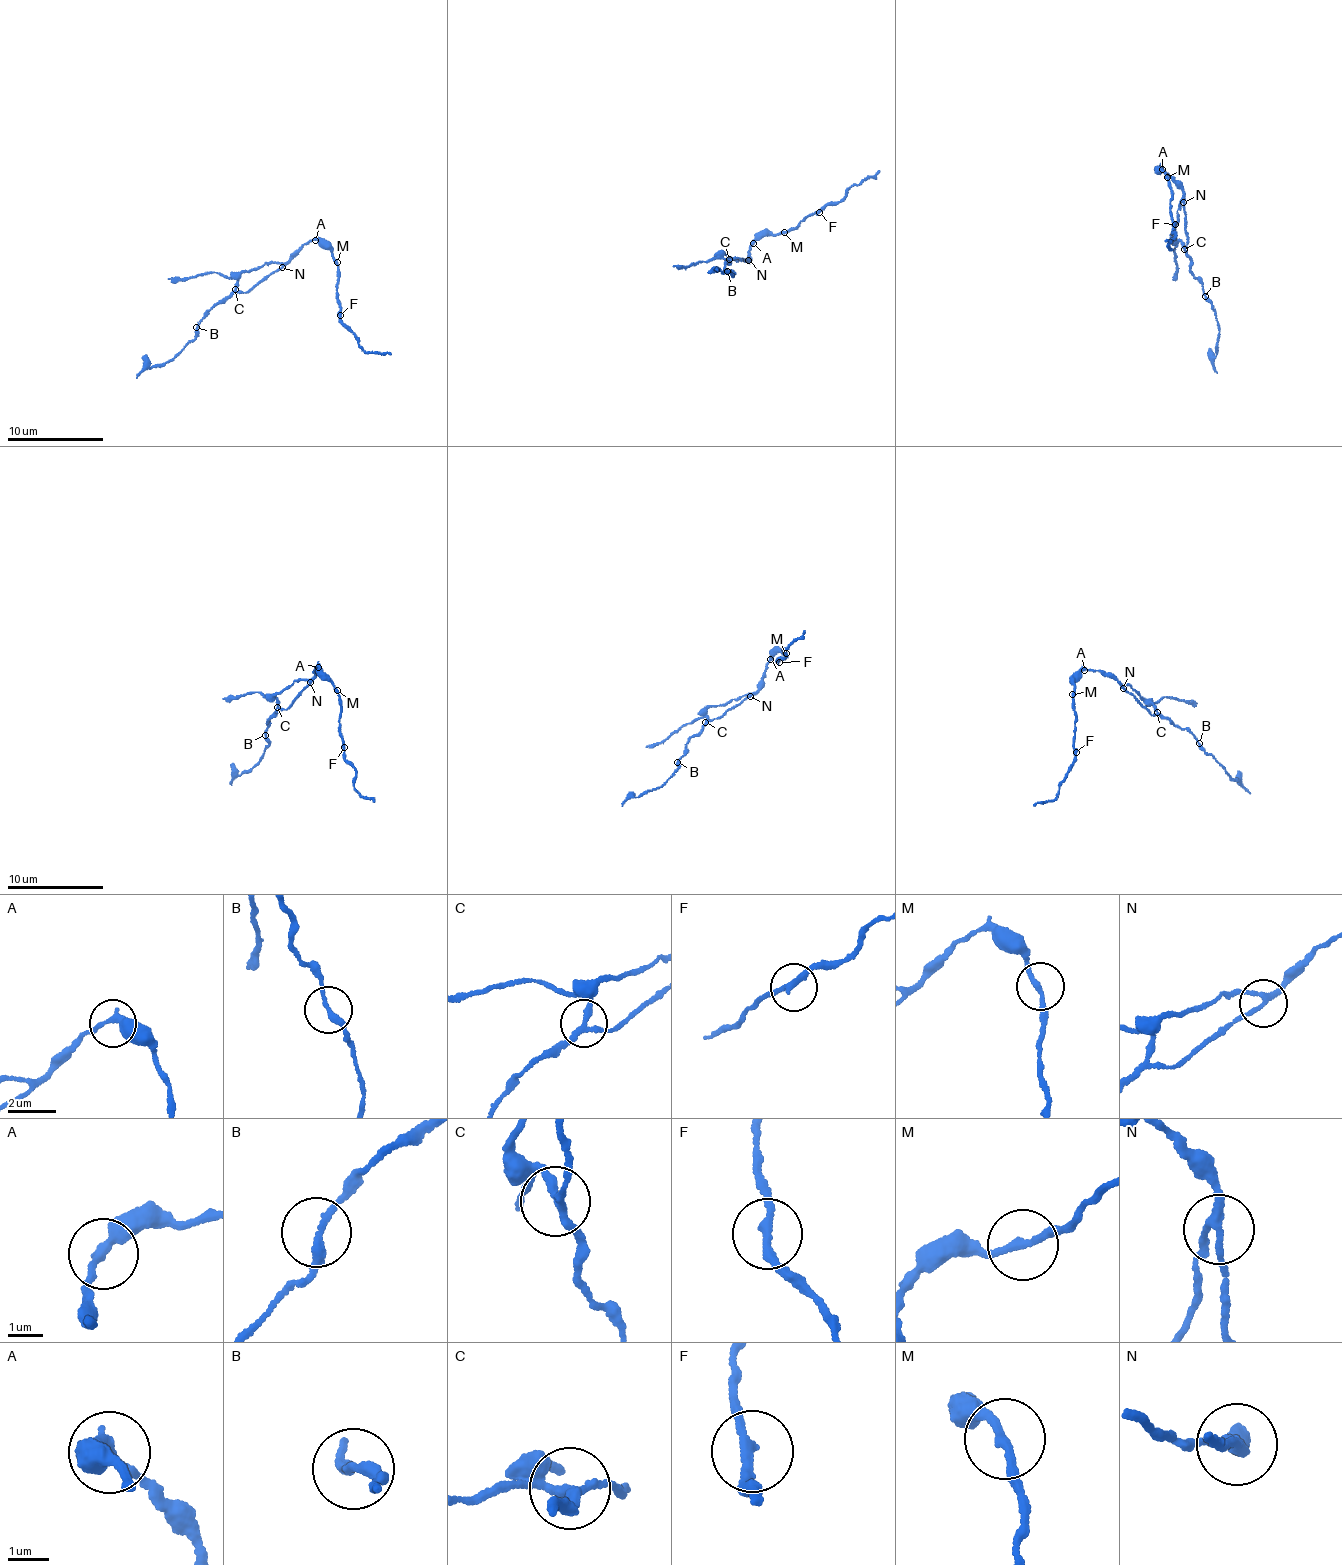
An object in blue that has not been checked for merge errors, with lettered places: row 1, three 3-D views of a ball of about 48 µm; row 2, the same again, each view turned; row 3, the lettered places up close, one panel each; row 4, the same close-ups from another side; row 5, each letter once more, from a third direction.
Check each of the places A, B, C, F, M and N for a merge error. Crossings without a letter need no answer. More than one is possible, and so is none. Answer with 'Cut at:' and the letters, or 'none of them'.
Cut at: C

